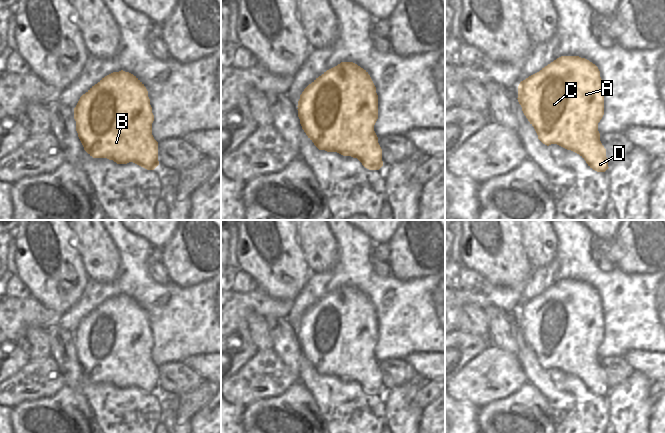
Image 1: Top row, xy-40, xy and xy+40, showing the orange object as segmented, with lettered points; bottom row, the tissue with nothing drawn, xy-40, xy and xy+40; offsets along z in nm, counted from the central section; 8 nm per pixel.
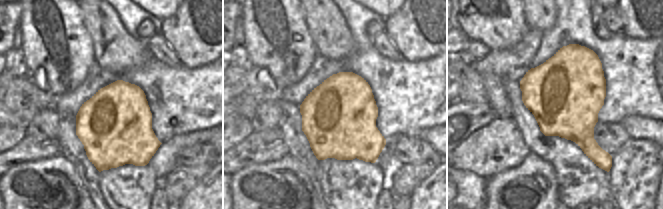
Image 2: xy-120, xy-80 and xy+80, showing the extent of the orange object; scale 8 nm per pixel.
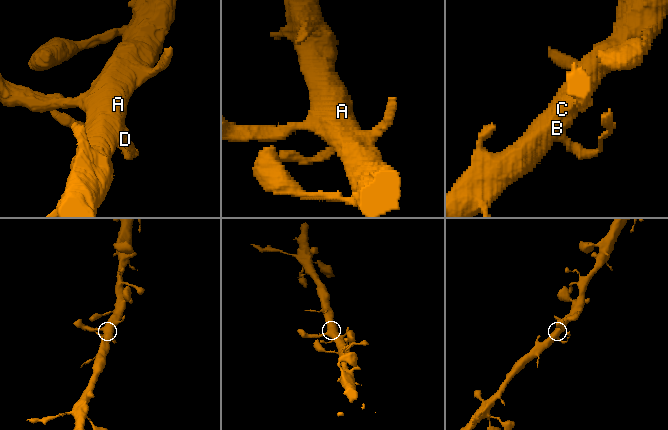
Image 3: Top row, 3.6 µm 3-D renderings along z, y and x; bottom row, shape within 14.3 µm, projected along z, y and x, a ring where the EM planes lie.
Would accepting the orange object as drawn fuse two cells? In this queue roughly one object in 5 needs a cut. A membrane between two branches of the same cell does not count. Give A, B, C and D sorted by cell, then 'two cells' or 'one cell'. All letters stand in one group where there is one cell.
groups A B C D; one cell

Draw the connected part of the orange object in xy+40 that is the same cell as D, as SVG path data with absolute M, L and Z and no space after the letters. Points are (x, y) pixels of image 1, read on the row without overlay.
M561 280L521 305L517 323L543 368L557 368L579 378L597 396L609 392L598 355L598 347L604 339L604 315L595 288L579 280Z

